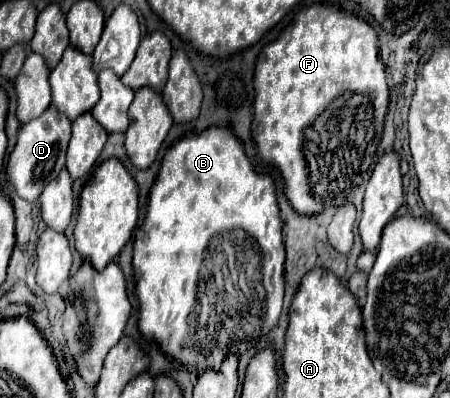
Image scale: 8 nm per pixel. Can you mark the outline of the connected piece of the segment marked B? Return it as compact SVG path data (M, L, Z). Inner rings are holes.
M213 125L209 129L203 129L201 133L191 133L181 137L173 147L167 149L161 161L161 171L151 187L145 221L139 233L135 235L135 245L133 245L133 271L137 281L135 293L139 299L139 331L147 339L155 339L169 357L177 359L181 365L189 365L195 375L203 373L205 365L213 365L213 369L219 369L221 361L229 353L237 353L237 355L243 353L277 325L281 305L283 305L283 261L285 261L283 221L281 221L279 205L275 197L275 183L273 179L263 179L261 175L255 173L241 141L235 137L231 129L221 129L219 125ZM209 315L211 315L211 327L207 327ZM205 353L213 353L213 357L205 361Z

